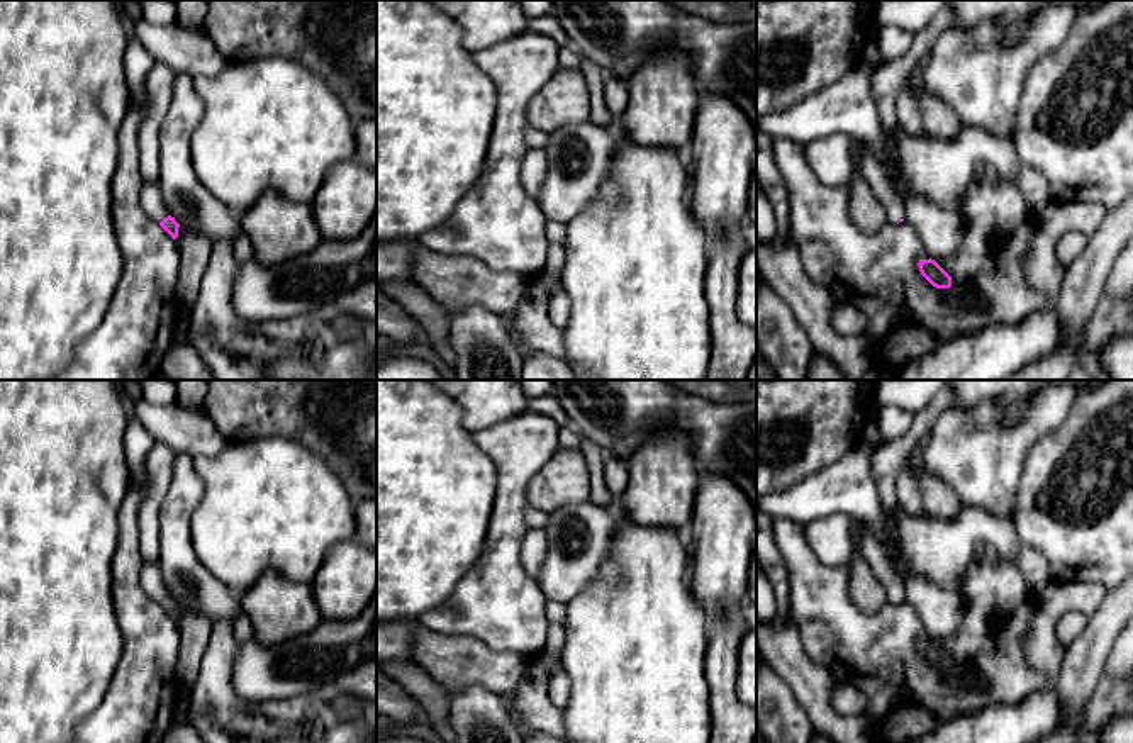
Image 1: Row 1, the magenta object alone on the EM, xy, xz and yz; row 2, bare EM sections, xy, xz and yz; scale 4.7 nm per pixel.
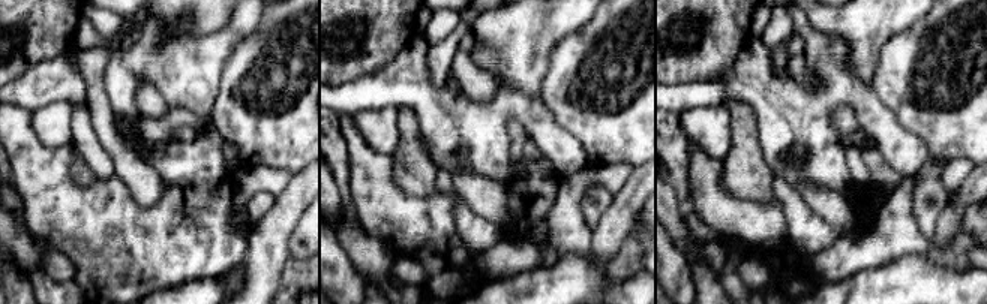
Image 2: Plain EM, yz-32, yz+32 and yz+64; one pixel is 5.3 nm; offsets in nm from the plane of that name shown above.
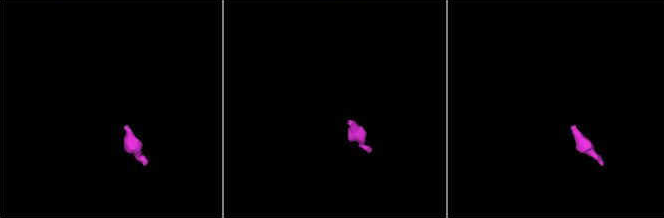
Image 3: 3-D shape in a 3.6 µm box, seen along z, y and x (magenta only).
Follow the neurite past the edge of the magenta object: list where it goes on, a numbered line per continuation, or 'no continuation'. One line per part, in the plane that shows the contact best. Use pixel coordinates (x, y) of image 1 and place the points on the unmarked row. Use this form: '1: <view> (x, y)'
1: xy (151, 580)

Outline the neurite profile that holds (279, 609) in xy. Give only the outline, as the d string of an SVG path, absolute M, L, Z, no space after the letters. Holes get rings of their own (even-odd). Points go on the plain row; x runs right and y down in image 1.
M275 570L265 572L239 602L254 638L265 645L305 634L322 621L310 584L288 580Z

